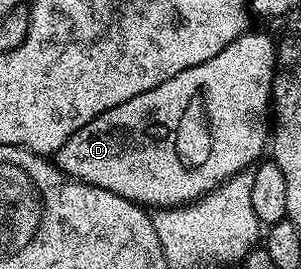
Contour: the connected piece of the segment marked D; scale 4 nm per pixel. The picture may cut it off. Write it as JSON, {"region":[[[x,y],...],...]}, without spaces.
{"region":[[[248,30],[240,38],[236,38],[228,46],[224,46],[224,50],[220,50],[220,54],[216,54],[216,58],[208,58],[208,62],[200,62],[200,66],[192,66],[188,70],[180,70],[180,74],[176,74],[176,78],[168,78],[168,82],[160,82],[160,86],[152,86],[152,90],[144,90],[144,94],[136,94],[136,98],[128,98],[128,102],[120,102],[120,106],[112,106],[112,110],[104,110],[104,114],[100,114],[96,118],[92,118],[92,122],[88,122],[88,126],[80,126],[80,130],[76,130],[76,134],[72,134],[68,138],[68,142],[64,142],[64,146],[60,146],[58,152],[53,153],[53,163],[57,164],[58,168],[71,180],[79,180],[85,184],[91,184],[96,186],[100,190],[108,190],[112,194],[120,194],[120,198],[128,198],[134,201],[136,204],[141,204],[150,210],[157,210],[159,208],[177,208],[180,204],[189,204],[195,200],[206,196],[208,193],[213,192],[218,185],[223,184],[226,180],[231,180],[238,172],[247,171],[259,159],[258,155],[262,151],[267,151],[268,137],[272,132],[272,101],[270,99],[270,91],[274,85],[274,58],[276,55],[276,40],[272,35],[269,36],[266,32],[254,32],[254,30]]]}

